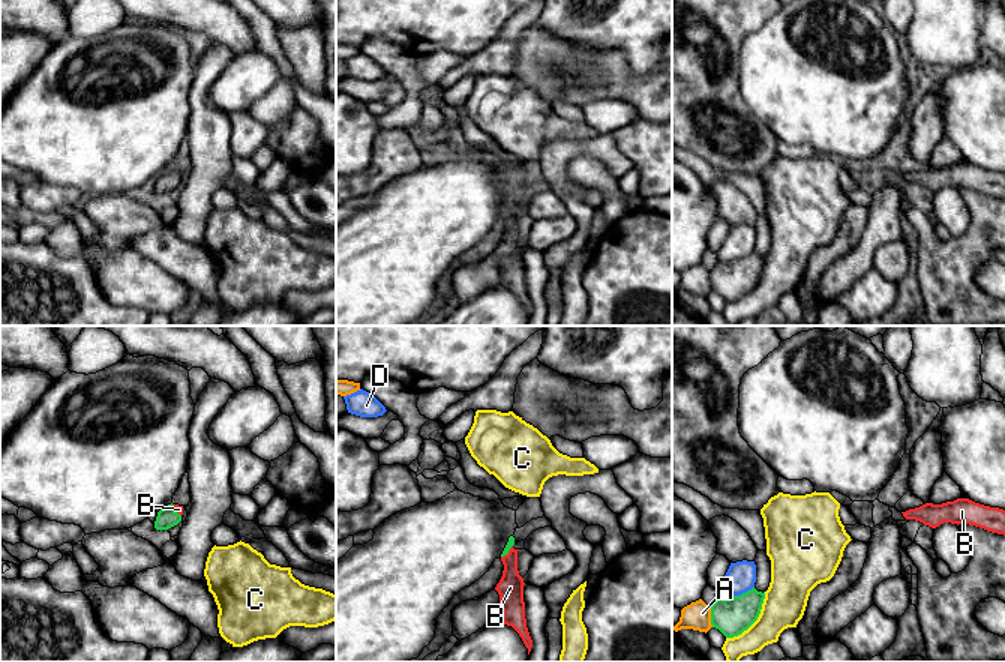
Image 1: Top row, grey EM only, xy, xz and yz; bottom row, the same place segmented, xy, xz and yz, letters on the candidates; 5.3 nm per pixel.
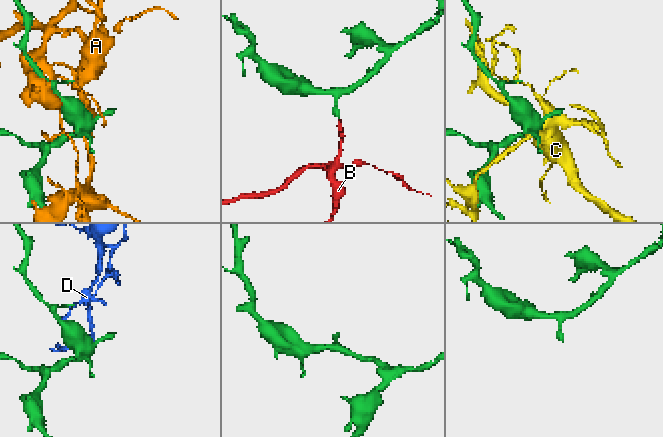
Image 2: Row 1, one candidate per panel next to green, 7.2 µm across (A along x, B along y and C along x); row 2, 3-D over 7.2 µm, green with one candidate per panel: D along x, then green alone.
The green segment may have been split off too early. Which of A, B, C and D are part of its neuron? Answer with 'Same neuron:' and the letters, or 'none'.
Same neuron: B

